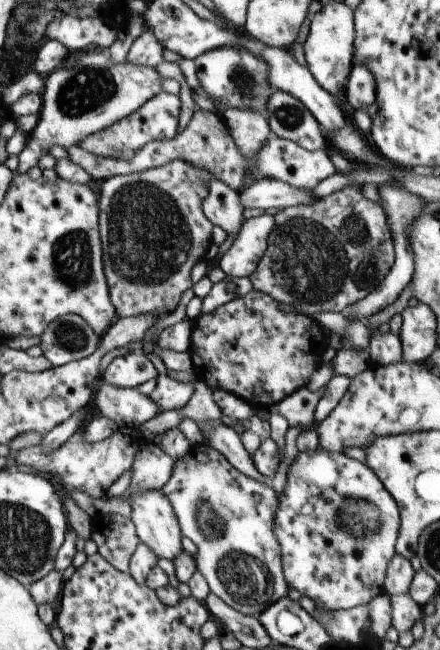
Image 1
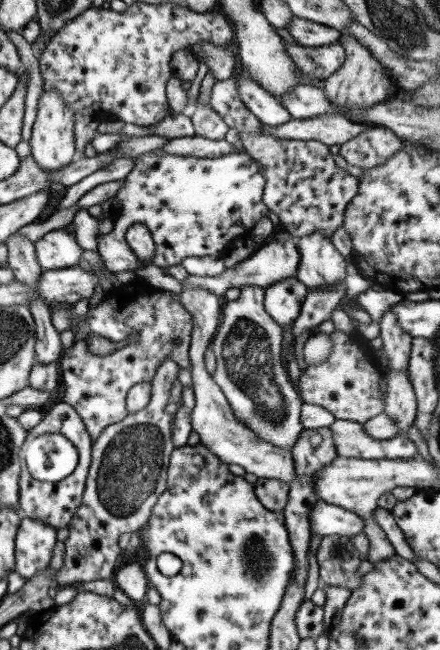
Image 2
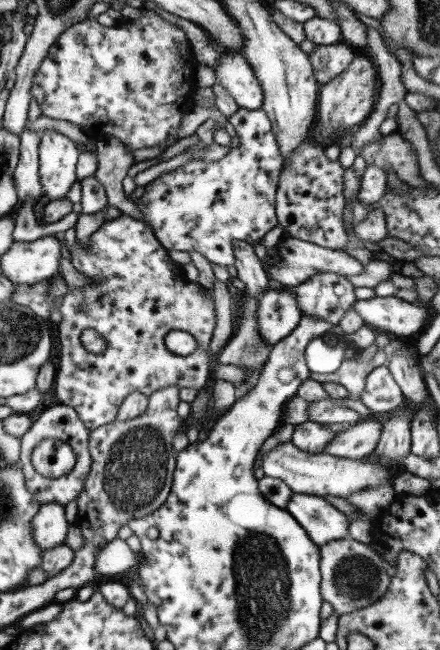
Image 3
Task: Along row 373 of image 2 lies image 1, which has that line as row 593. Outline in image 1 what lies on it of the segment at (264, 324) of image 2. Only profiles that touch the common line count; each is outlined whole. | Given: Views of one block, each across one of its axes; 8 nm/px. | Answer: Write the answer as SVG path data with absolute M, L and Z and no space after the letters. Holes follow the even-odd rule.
M206 442L189 446L187 452L175 460L171 476L160 488L169 500L180 528L180 536L186 536L195 544L193 560L196 570L205 578L209 590L229 608L241 614L257 618L269 605L287 595L289 589L281 568L281 548L273 534L273 514L277 500L268 484L243 476L232 464Z

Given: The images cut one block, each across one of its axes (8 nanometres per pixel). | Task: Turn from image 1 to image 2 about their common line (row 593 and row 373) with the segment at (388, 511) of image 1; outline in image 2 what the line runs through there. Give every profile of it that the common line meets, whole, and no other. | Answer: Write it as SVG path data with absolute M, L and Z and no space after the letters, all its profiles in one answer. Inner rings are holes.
M334 329L334 331L329 333L329 338L331 338L330 356L325 361L317 363L317 365L306 364L305 368L300 371L299 379L297 380L300 399L303 403L323 406L336 419L349 420L361 425L370 418L383 413L384 398L383 393L379 391L379 376L381 376L381 370L375 360L375 350L369 347L369 340L356 333L356 331L352 334L345 334L344 331Z

